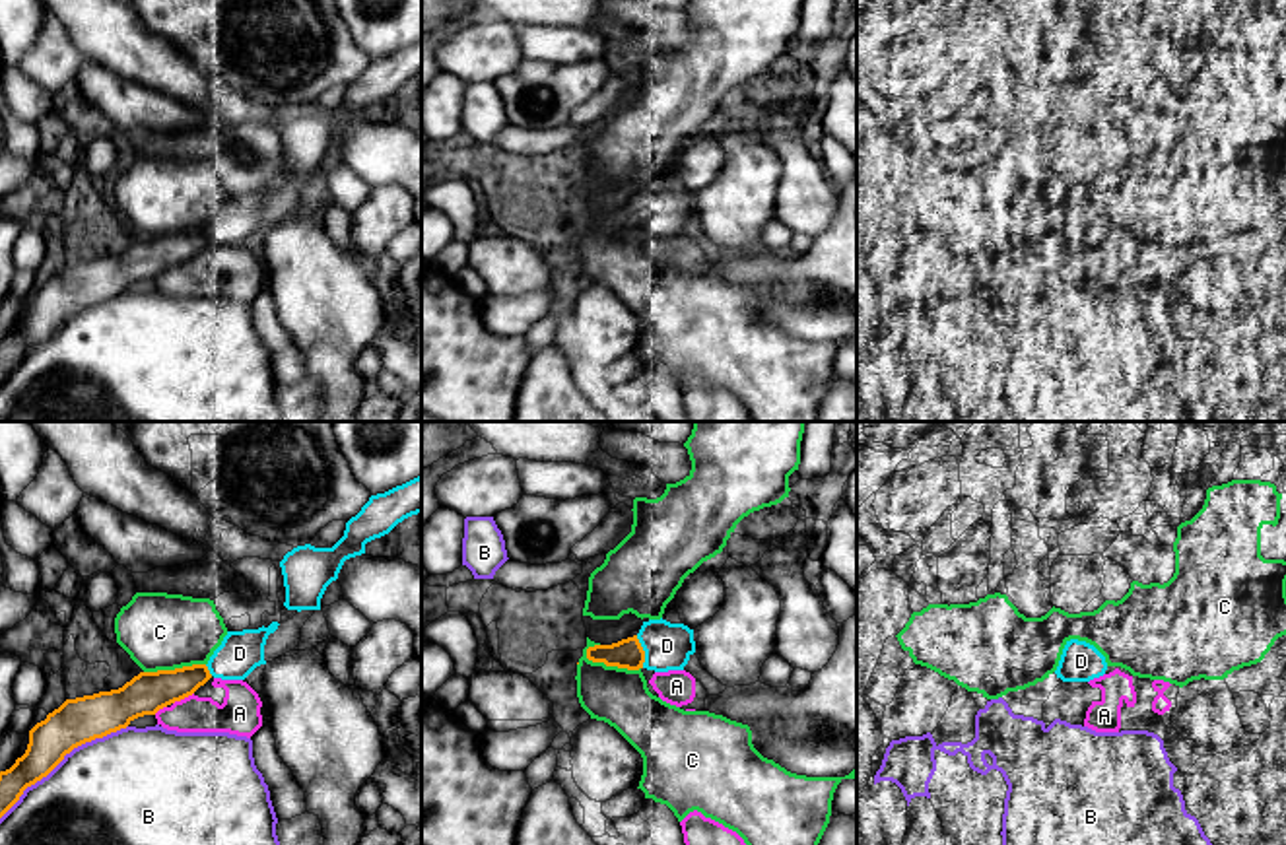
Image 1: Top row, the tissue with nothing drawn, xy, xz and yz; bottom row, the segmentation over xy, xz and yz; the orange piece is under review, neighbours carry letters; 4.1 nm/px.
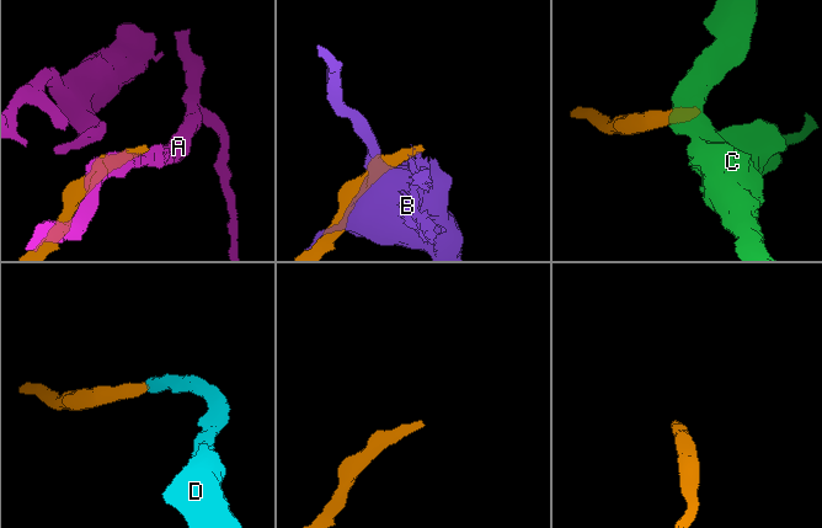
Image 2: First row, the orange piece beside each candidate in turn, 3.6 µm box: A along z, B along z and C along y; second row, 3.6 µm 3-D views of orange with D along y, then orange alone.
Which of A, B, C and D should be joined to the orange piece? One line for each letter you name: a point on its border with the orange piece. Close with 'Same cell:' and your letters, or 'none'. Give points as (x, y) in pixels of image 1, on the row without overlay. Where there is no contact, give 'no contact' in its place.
D: meets orange in xz at (643, 216)
Same cell: D

